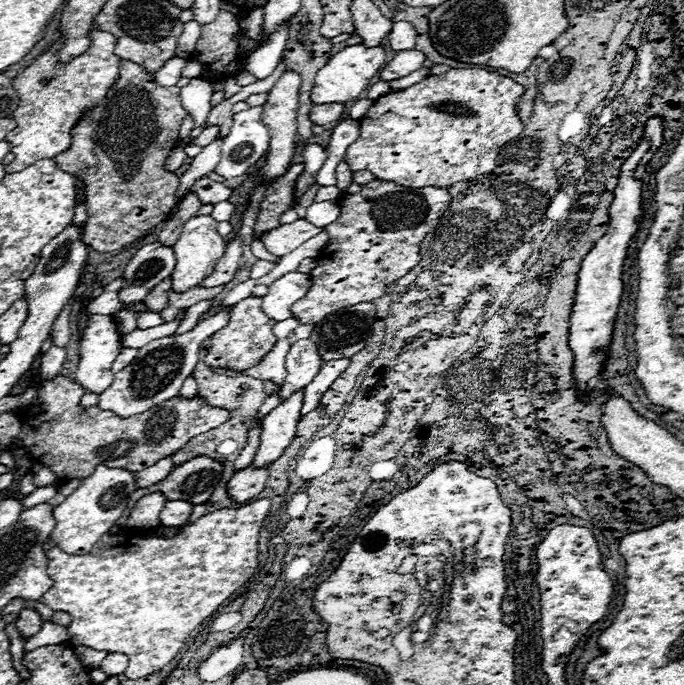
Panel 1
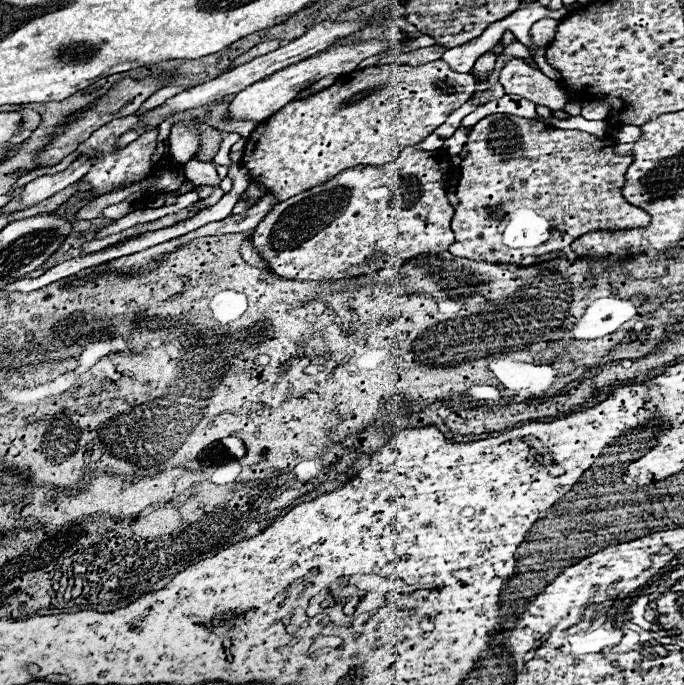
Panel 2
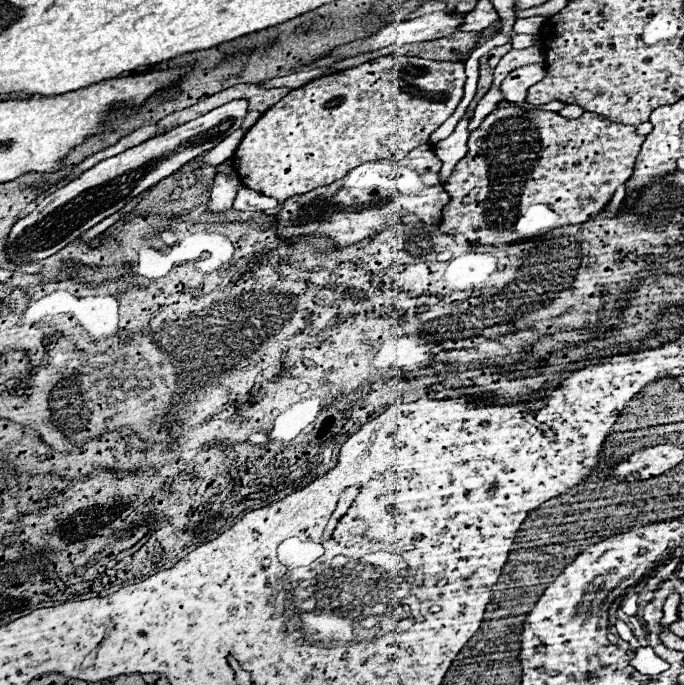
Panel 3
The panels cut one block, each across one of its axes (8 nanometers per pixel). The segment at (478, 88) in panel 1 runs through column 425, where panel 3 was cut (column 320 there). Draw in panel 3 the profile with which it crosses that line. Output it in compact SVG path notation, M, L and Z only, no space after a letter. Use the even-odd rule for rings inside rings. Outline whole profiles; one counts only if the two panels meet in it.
M400 54L374 58L356 68L318 78L298 90L292 90L260 116L260 120L242 138L234 154L236 158L232 158L234 170L244 186L284 202L292 196L306 194L340 180L348 174L348 170L362 162L400 162L400 158L416 146L428 144L430 134L452 116L464 96L464 82L466 74L462 62L436 62Z

